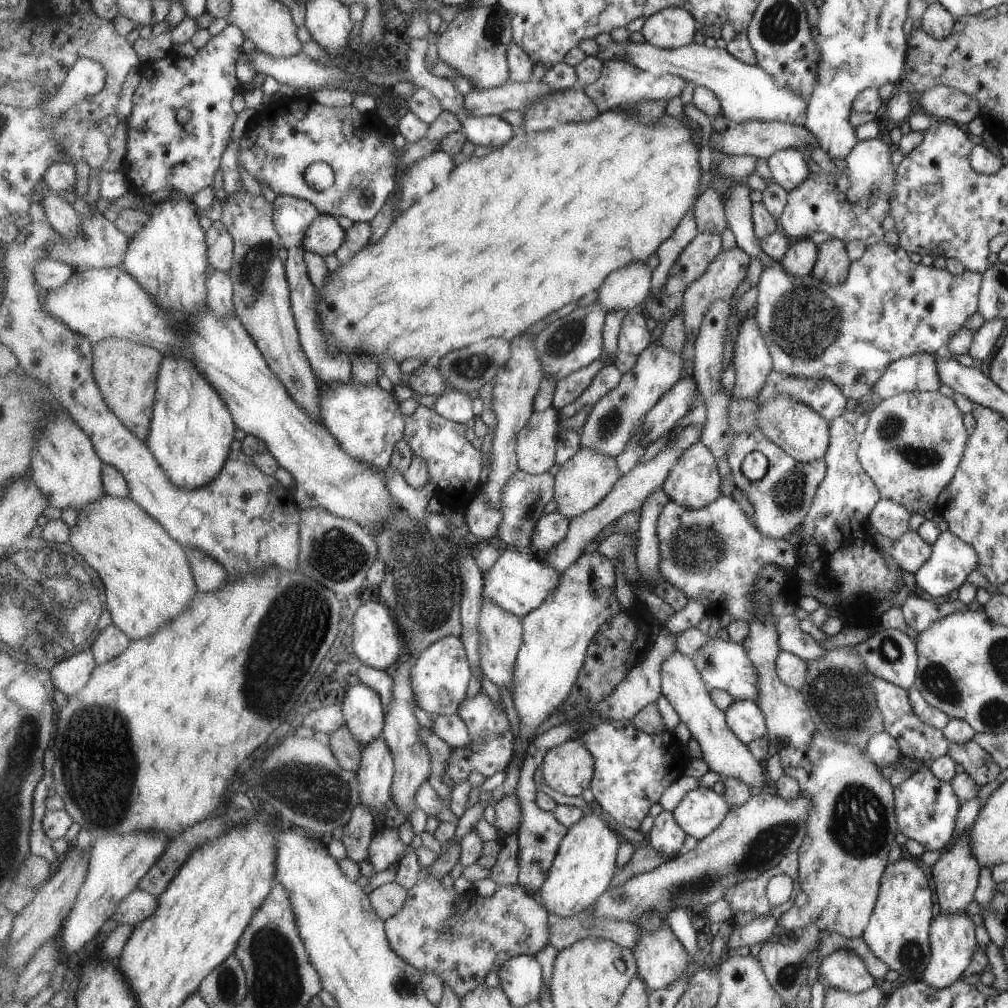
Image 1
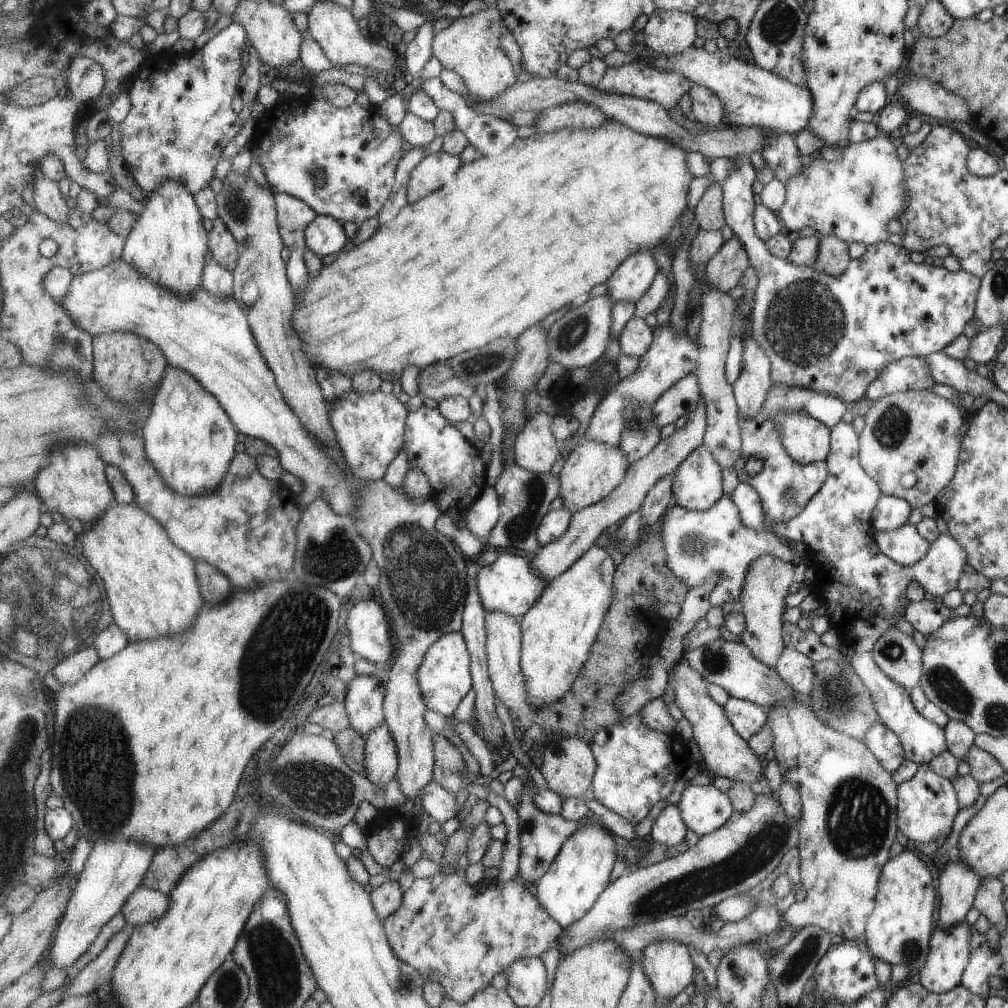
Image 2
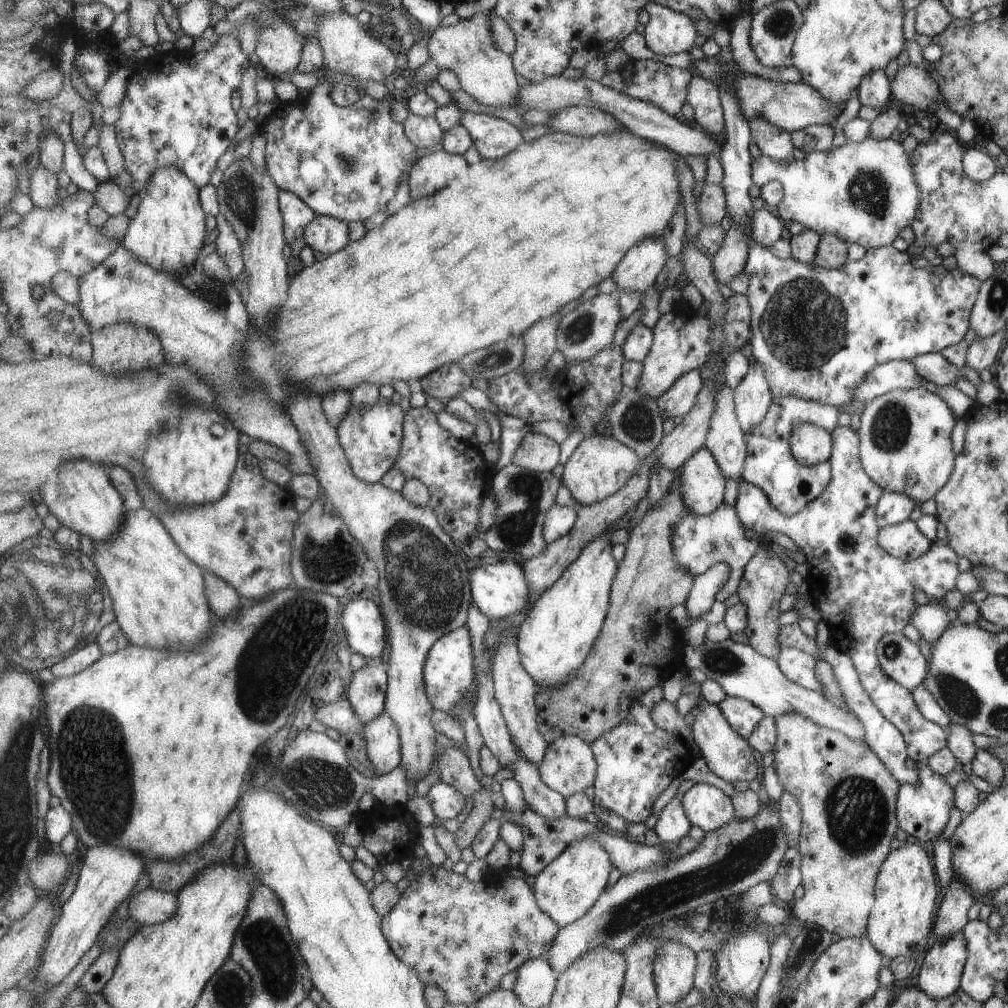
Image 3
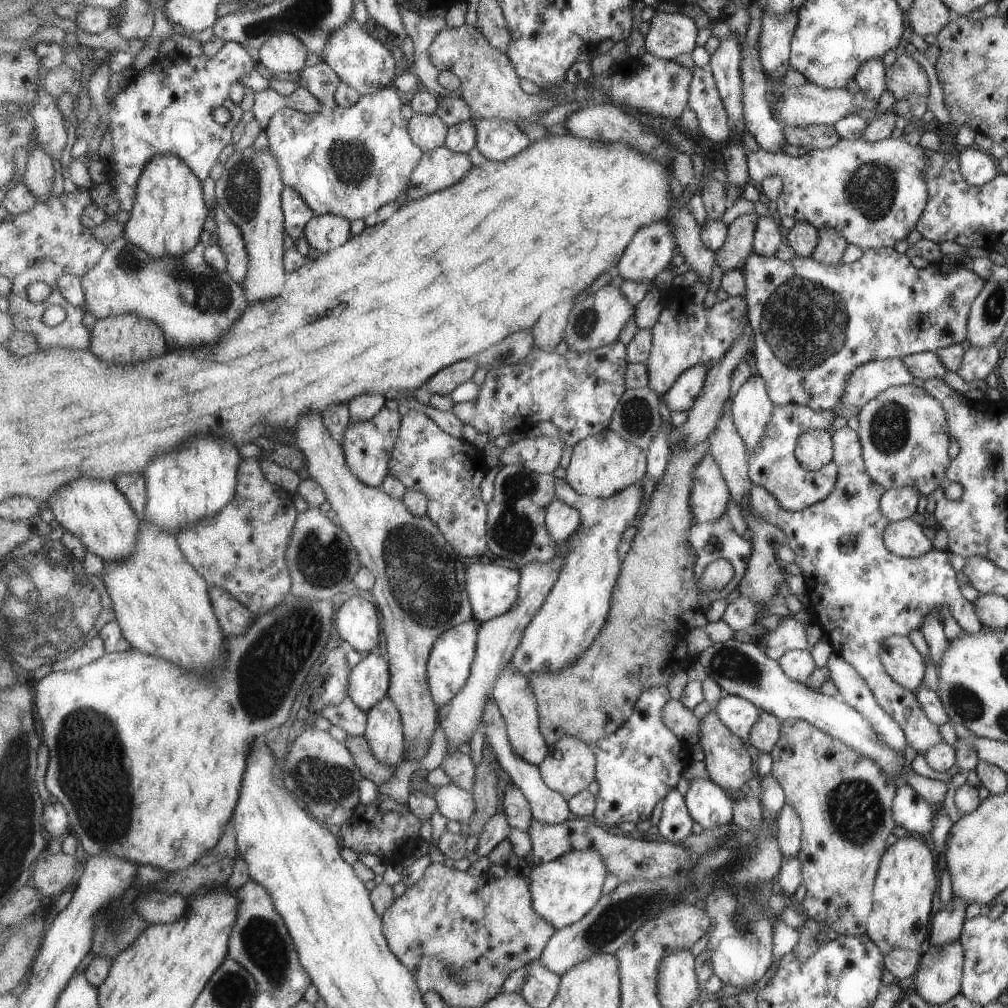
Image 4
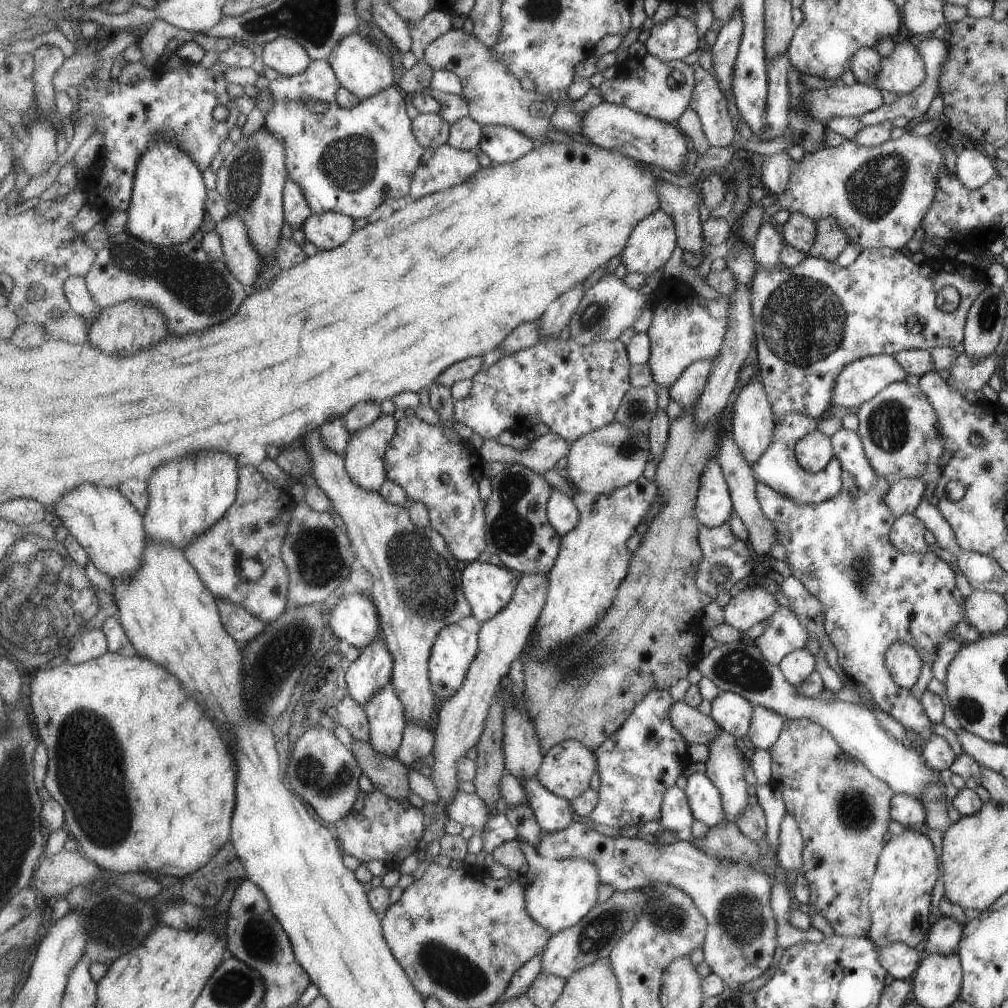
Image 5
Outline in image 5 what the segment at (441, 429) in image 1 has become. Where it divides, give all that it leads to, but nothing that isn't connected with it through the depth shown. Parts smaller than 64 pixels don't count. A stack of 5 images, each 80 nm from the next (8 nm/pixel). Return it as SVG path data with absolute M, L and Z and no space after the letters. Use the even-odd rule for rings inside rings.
M404 416L398 421L398 429L386 450L387 478L401 485L408 494L409 501L424 502L429 509L431 524L447 541L448 549L460 561L472 563L487 551L487 517L486 502L479 496L479 480L483 478L483 464L485 461L467 442L460 444L445 436L439 426L429 424L416 416Z

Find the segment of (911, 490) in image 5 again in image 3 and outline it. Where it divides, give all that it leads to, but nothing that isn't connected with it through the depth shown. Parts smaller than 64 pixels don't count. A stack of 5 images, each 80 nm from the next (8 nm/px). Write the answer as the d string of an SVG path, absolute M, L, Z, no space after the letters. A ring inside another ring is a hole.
M885 491L877 504L875 515L878 516L878 526L887 527L908 520L909 514L915 508L915 500L907 494Z

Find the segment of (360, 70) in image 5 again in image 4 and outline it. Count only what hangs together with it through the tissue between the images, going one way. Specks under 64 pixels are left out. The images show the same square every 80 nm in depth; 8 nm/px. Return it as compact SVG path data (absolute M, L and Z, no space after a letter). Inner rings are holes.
M349 19L345 25L331 34L325 47L323 60L329 64L341 78L342 83L349 84L362 96L375 95L395 81L395 56L380 40L375 40L371 34L363 30L357 20Z

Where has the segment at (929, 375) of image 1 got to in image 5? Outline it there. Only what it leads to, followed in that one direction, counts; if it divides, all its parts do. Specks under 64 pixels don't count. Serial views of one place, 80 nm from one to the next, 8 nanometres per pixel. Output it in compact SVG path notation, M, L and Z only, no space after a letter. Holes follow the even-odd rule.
M871 355L848 362L835 377L830 404L858 408L882 388L903 381L906 375L891 355Z

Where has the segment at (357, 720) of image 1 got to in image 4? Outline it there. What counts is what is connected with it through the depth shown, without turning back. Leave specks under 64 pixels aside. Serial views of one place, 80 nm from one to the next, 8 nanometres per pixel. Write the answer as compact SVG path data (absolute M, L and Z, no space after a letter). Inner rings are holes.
M377 650L368 653L355 667L350 667L348 675L348 695L363 710L369 710L388 696L392 675L389 660L385 660Z

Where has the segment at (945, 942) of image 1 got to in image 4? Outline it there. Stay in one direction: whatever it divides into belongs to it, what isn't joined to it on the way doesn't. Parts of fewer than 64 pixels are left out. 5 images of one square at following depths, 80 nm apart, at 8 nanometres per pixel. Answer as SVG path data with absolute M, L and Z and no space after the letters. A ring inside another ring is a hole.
M959 942L928 948L921 955L913 978L914 992L931 1004L941 1006L960 993L963 947Z

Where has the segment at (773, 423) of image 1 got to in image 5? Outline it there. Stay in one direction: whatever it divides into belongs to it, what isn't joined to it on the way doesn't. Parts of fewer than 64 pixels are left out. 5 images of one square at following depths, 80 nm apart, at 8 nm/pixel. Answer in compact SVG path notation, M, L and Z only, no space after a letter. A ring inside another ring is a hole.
M811 427L797 438L792 446L792 454L797 457L799 466L809 473L825 469L834 457L834 447L830 438Z

